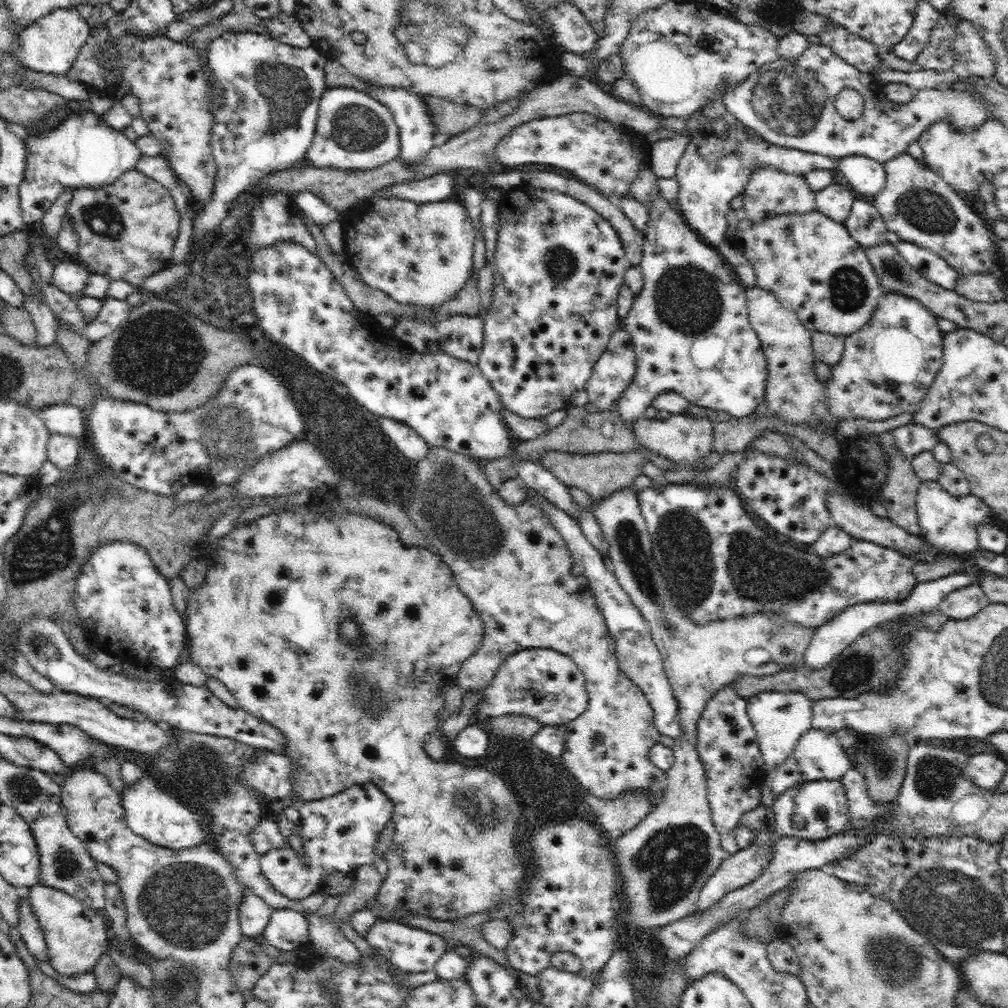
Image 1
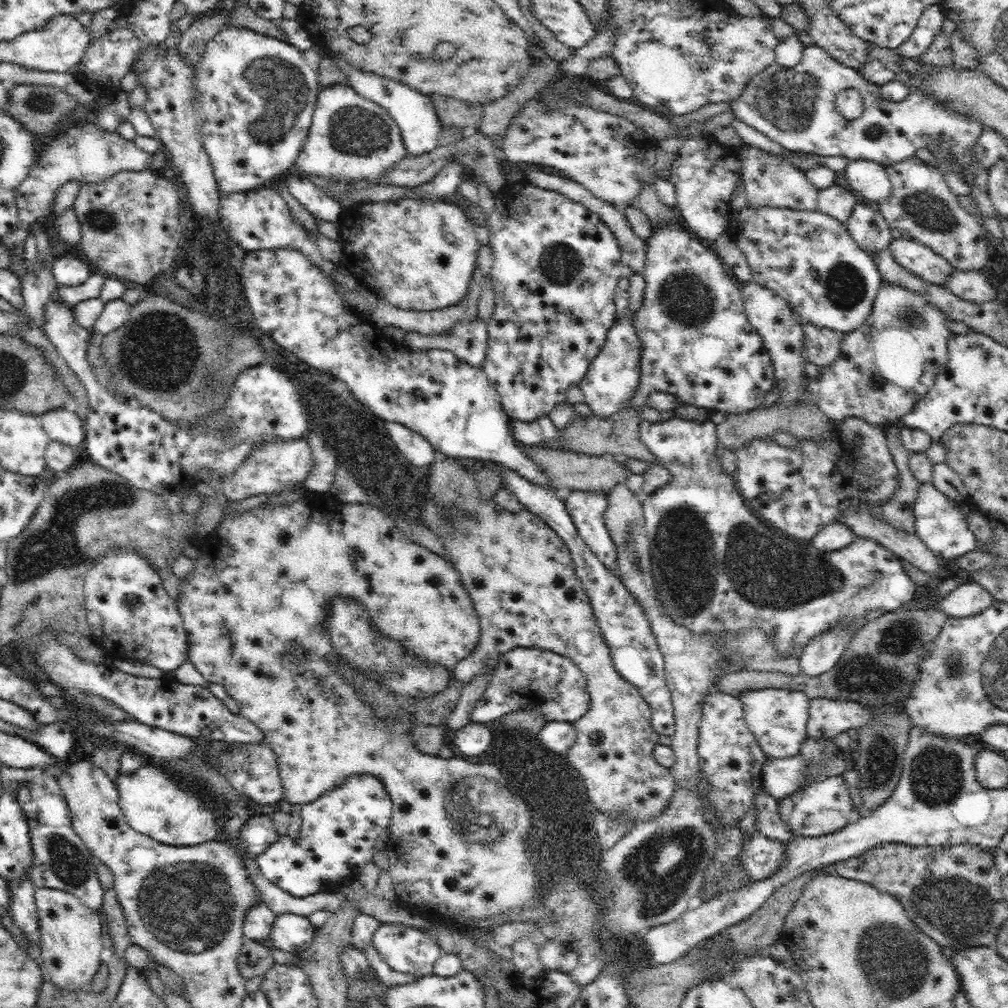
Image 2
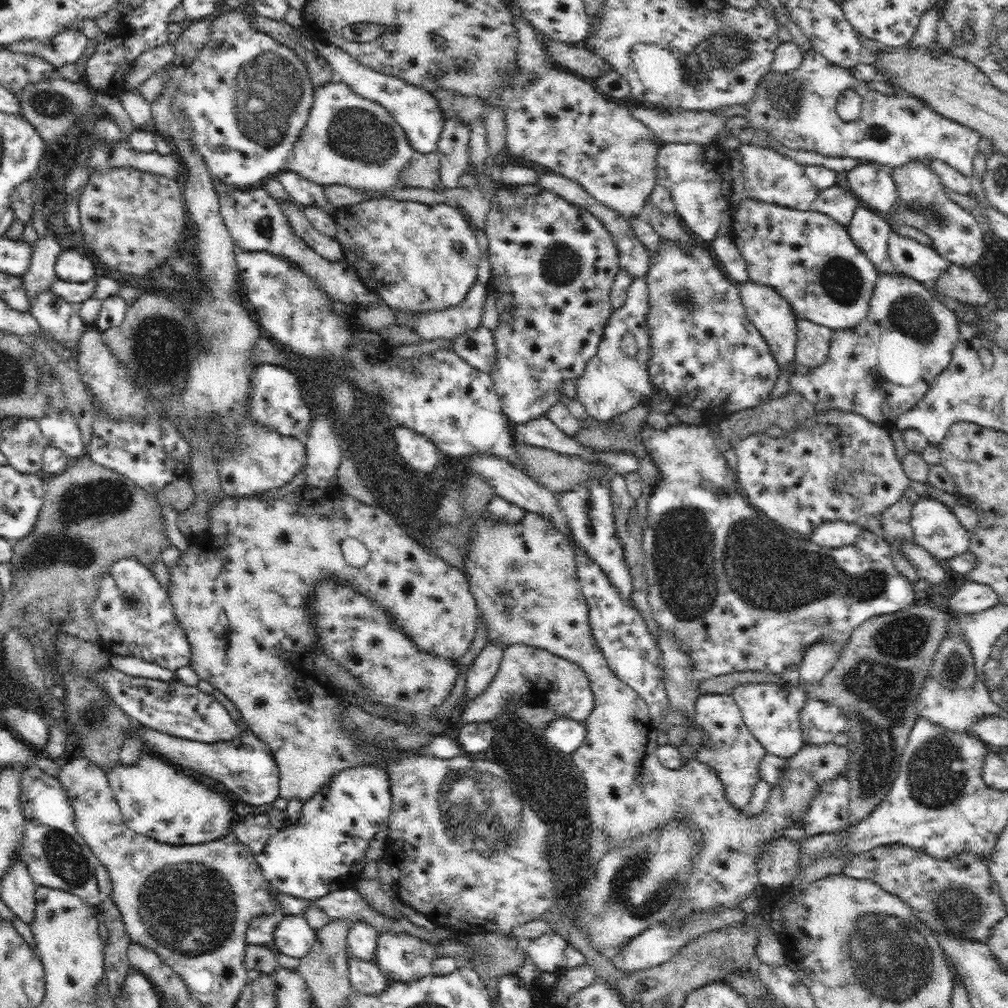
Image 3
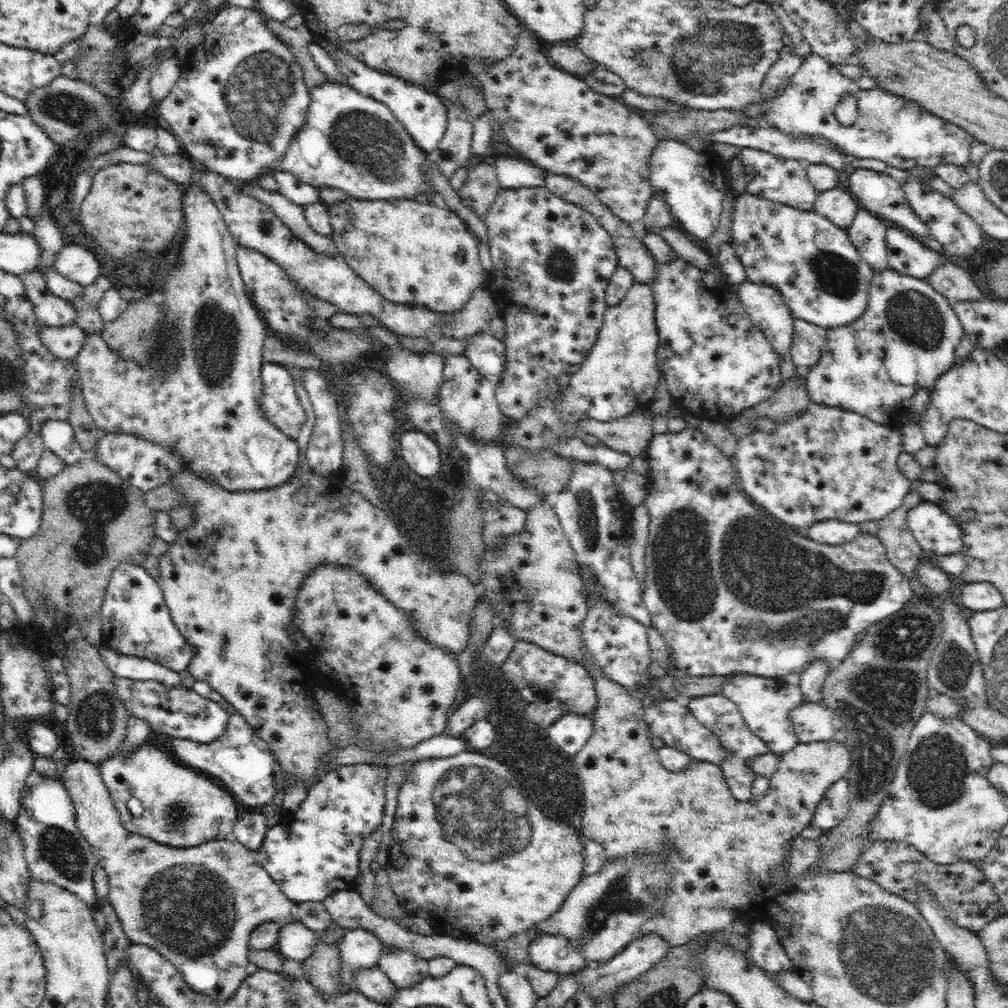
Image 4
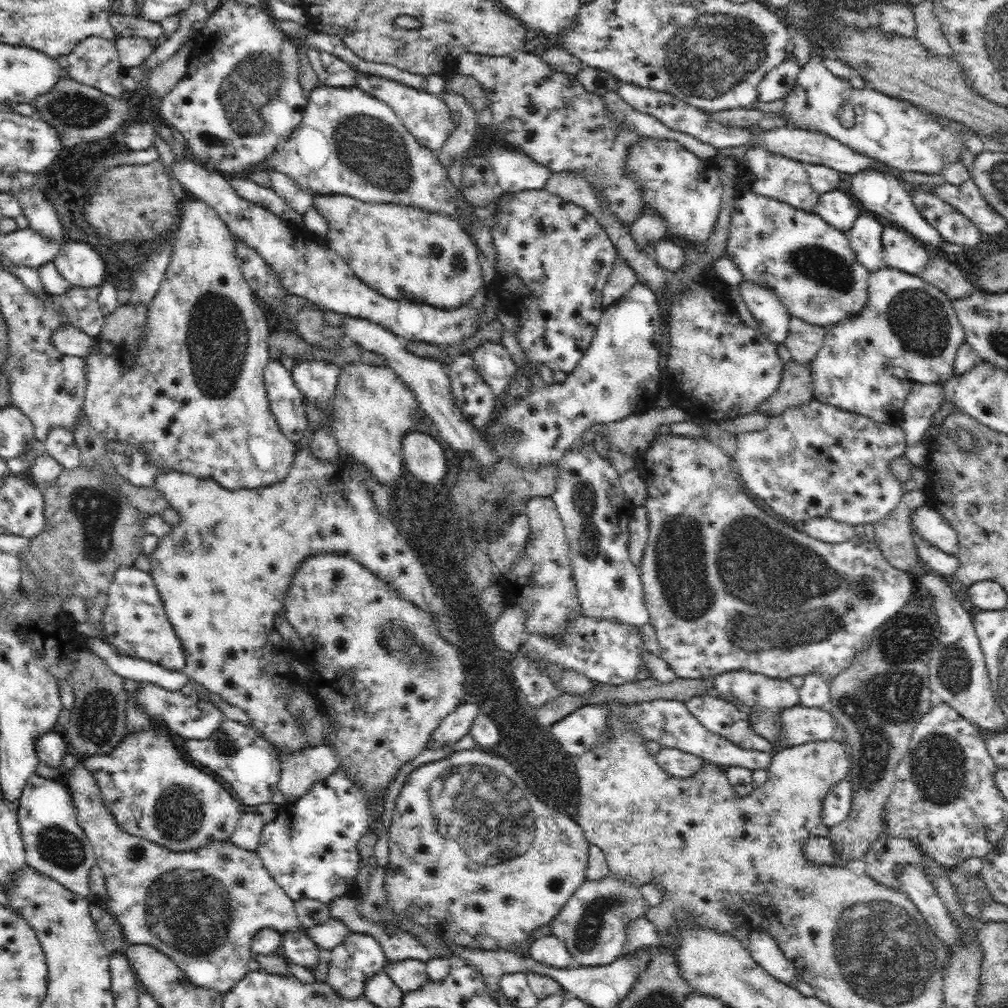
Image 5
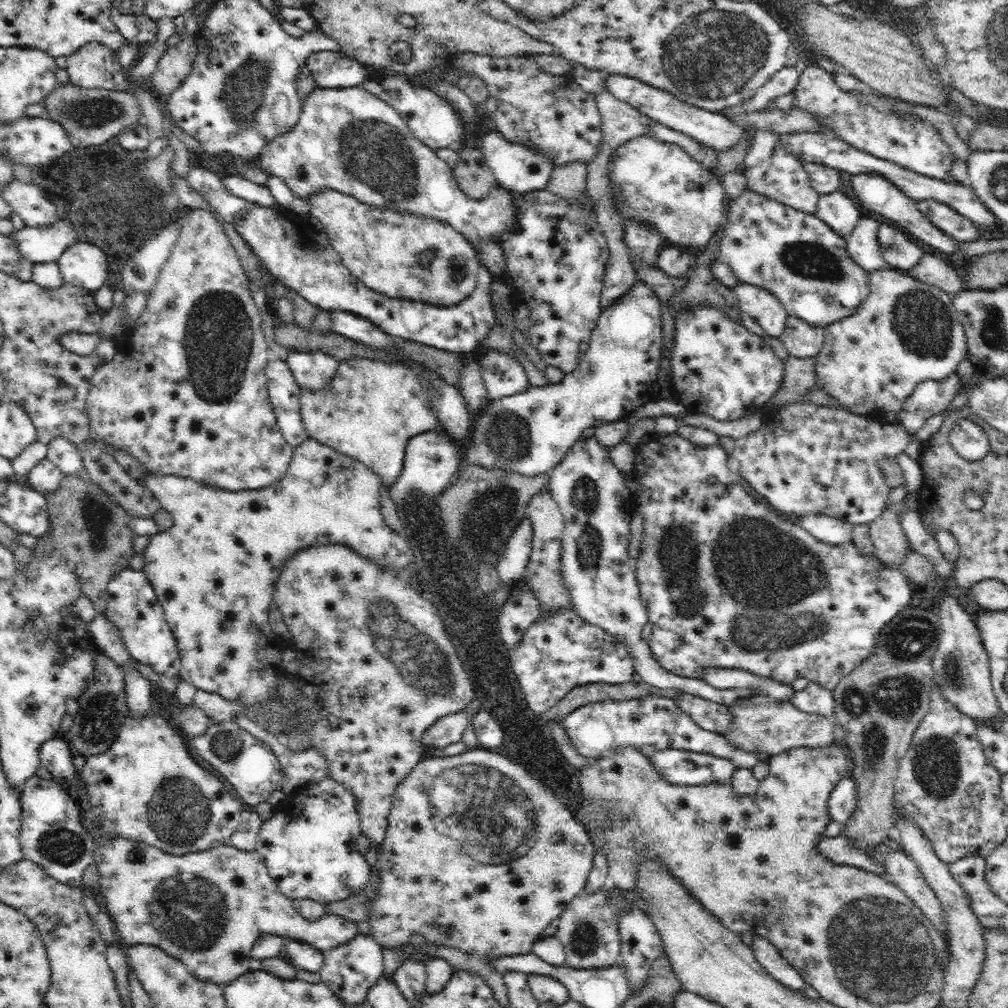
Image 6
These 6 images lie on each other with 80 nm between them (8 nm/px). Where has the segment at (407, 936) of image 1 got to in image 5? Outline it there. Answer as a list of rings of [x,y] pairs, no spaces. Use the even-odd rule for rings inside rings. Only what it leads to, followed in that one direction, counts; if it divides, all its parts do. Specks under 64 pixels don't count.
[[[412,958],[400,962],[386,962],[384,972],[402,989],[403,994],[418,990],[429,980],[427,963]]]

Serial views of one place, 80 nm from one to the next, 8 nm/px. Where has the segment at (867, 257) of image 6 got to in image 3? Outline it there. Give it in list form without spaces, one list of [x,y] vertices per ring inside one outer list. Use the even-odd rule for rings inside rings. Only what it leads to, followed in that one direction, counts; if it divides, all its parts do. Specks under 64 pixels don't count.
[[[860,203],[847,226],[856,246],[880,273],[894,273],[895,270],[888,256],[891,225],[886,217],[867,206],[862,208]]]

